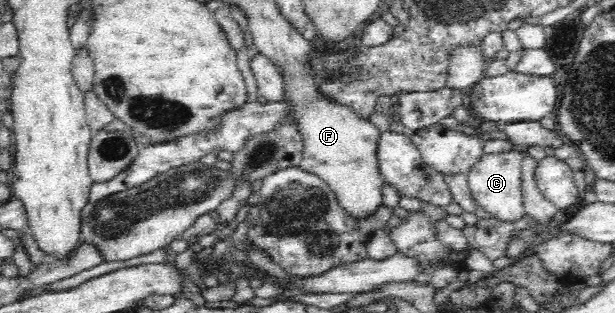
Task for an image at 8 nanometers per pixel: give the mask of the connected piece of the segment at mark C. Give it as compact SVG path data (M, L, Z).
M503 151L497 154L484 154L473 170L469 171L468 183L471 194L490 215L503 223L517 223L525 217L524 196L522 191L521 162L525 153L523 151Z

